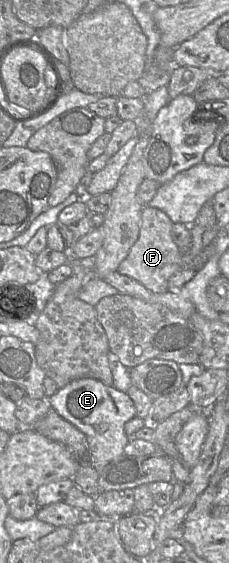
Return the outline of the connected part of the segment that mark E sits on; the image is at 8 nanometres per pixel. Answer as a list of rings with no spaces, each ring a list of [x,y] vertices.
[[[82,378],[58,389],[47,401],[62,418],[86,435],[90,449],[90,465],[97,471],[124,454],[130,441],[125,432],[125,424],[136,416],[135,405],[127,393],[97,379]]]

